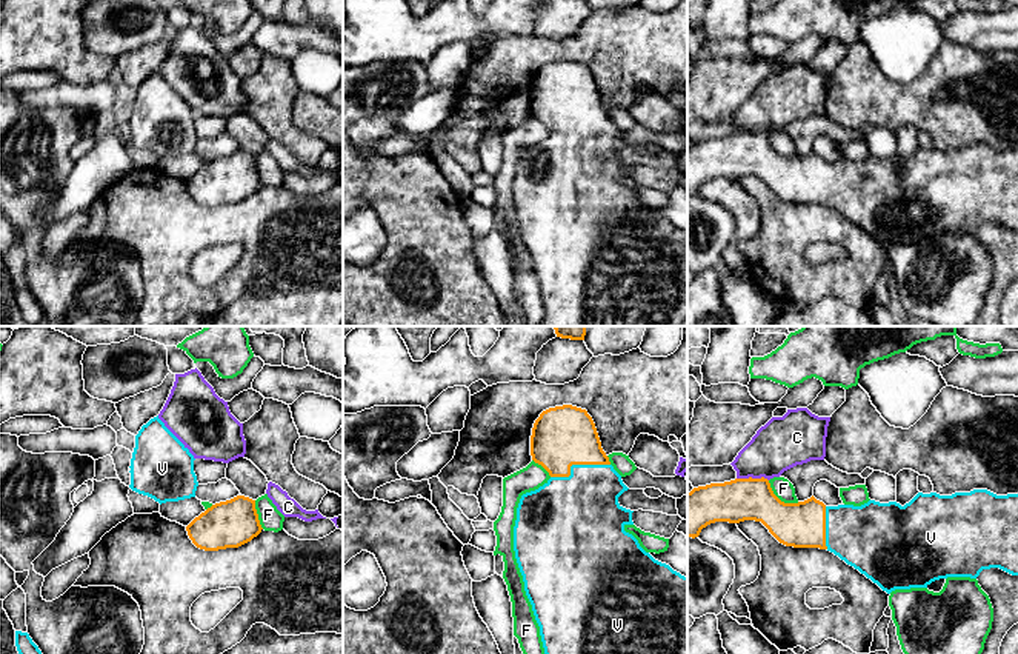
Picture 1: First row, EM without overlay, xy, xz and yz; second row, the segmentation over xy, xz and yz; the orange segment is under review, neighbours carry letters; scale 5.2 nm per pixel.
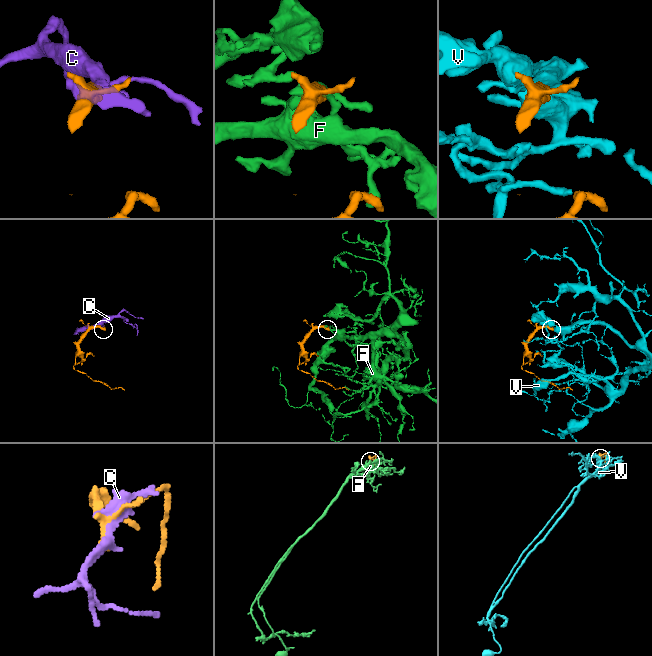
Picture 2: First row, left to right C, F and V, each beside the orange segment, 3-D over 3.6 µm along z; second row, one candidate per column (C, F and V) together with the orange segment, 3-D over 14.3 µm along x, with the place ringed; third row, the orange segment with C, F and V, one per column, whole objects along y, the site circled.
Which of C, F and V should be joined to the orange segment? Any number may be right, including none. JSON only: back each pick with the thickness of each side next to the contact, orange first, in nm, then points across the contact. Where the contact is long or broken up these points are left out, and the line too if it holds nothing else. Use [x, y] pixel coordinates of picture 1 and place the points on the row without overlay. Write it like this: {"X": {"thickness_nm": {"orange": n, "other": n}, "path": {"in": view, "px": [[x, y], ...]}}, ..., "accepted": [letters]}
{"V": {"thickness_nm": {"orange": 320, "other": 400}, "path": {"in": "xz", "px": [[563, 91], [577, 119], [582, 131], [582, 166]]}}, "accepted": ["V"]}

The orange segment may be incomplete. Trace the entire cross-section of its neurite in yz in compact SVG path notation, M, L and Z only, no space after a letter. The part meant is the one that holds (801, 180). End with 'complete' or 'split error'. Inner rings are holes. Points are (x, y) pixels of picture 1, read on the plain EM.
M735 134L710 138L687 148L687 192L698 192L701 185L715 177L761 177L783 200L793 203L827 205L858 225L883 246L927 243L932 237L947 232L976 234L983 225L1000 223L1018 231L1018 149L996 151L987 145L940 151L918 148L909 158L880 158L869 155L861 162L826 162L813 151L804 157L784 158L772 146L767 134Z; split error

